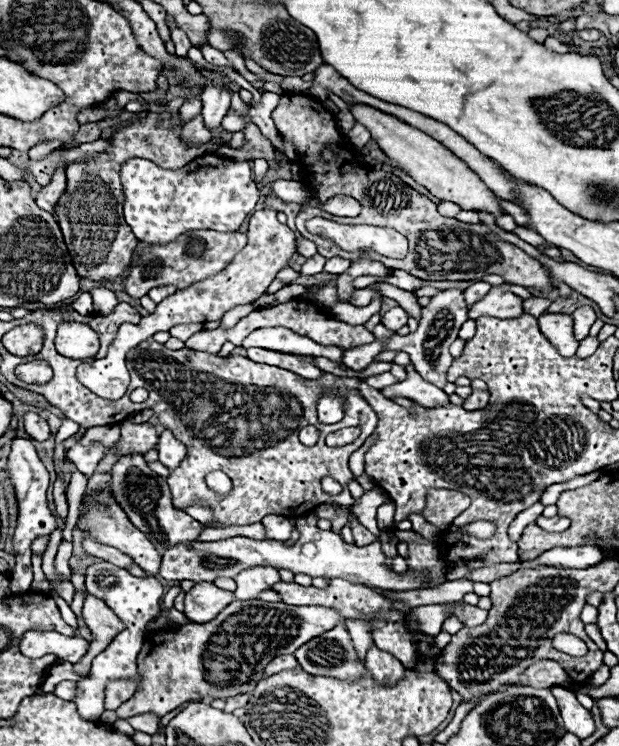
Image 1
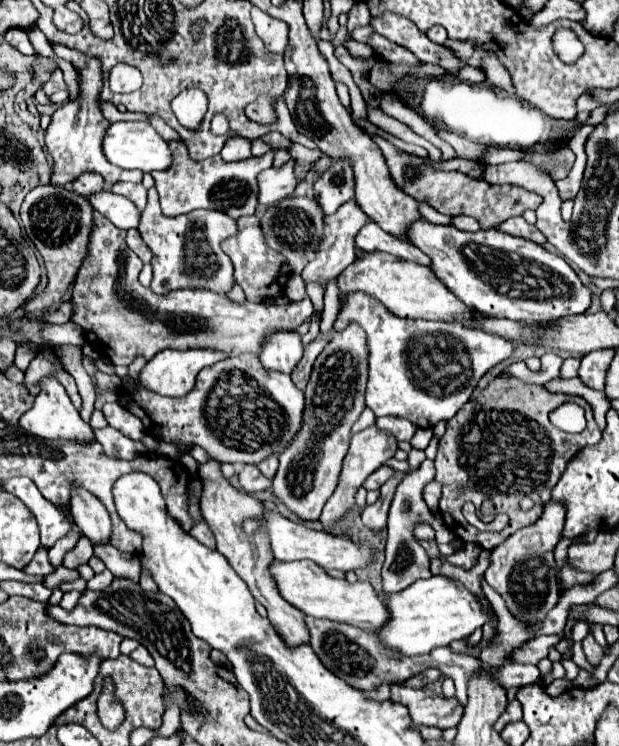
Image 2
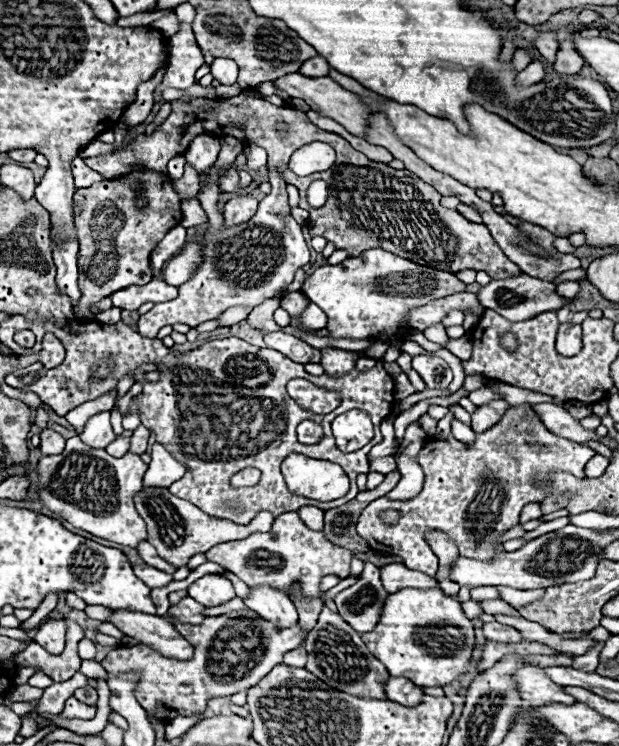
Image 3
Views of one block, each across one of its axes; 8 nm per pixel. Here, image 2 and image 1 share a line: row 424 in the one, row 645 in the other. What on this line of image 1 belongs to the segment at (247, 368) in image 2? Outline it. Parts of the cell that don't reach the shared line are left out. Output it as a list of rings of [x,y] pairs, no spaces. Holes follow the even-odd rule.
[[[234,600],[210,624],[186,624],[164,634],[150,634],[148,654],[144,644],[138,656],[142,682],[134,696],[116,712],[120,718],[138,714],[164,716],[184,702],[198,702],[204,696],[230,698],[242,692],[254,692],[262,678],[262,668],[274,656],[292,654],[294,648],[300,648],[314,636],[322,636],[336,624],[346,626],[346,618],[326,606],[290,608],[282,602]]]

